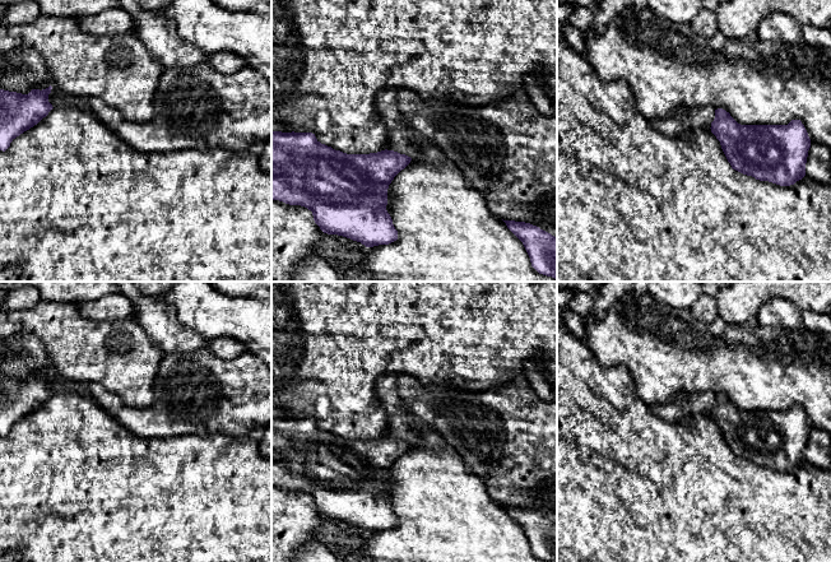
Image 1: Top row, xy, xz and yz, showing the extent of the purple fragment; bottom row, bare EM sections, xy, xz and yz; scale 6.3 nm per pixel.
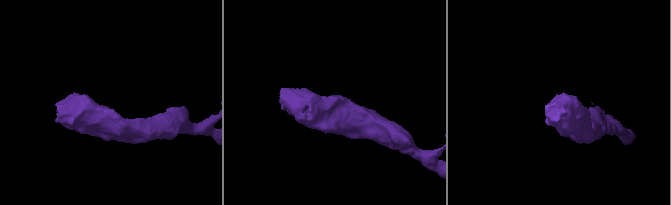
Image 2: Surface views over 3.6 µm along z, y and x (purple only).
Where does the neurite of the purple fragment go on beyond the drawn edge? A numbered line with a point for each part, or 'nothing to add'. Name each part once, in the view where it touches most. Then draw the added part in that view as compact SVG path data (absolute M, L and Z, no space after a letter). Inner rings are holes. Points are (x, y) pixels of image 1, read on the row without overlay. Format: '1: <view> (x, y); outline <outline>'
nothing to add

